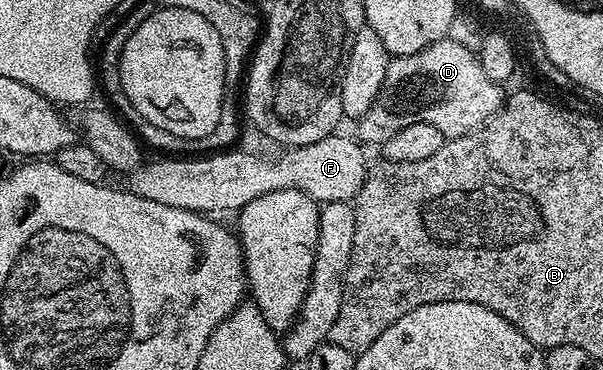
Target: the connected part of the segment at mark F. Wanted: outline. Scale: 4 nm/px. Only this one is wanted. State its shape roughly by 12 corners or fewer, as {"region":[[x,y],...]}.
{"region":[[335,133],[279,155],[222,149],[129,172],[148,201],[237,213],[289,187],[350,203],[368,162]]}

